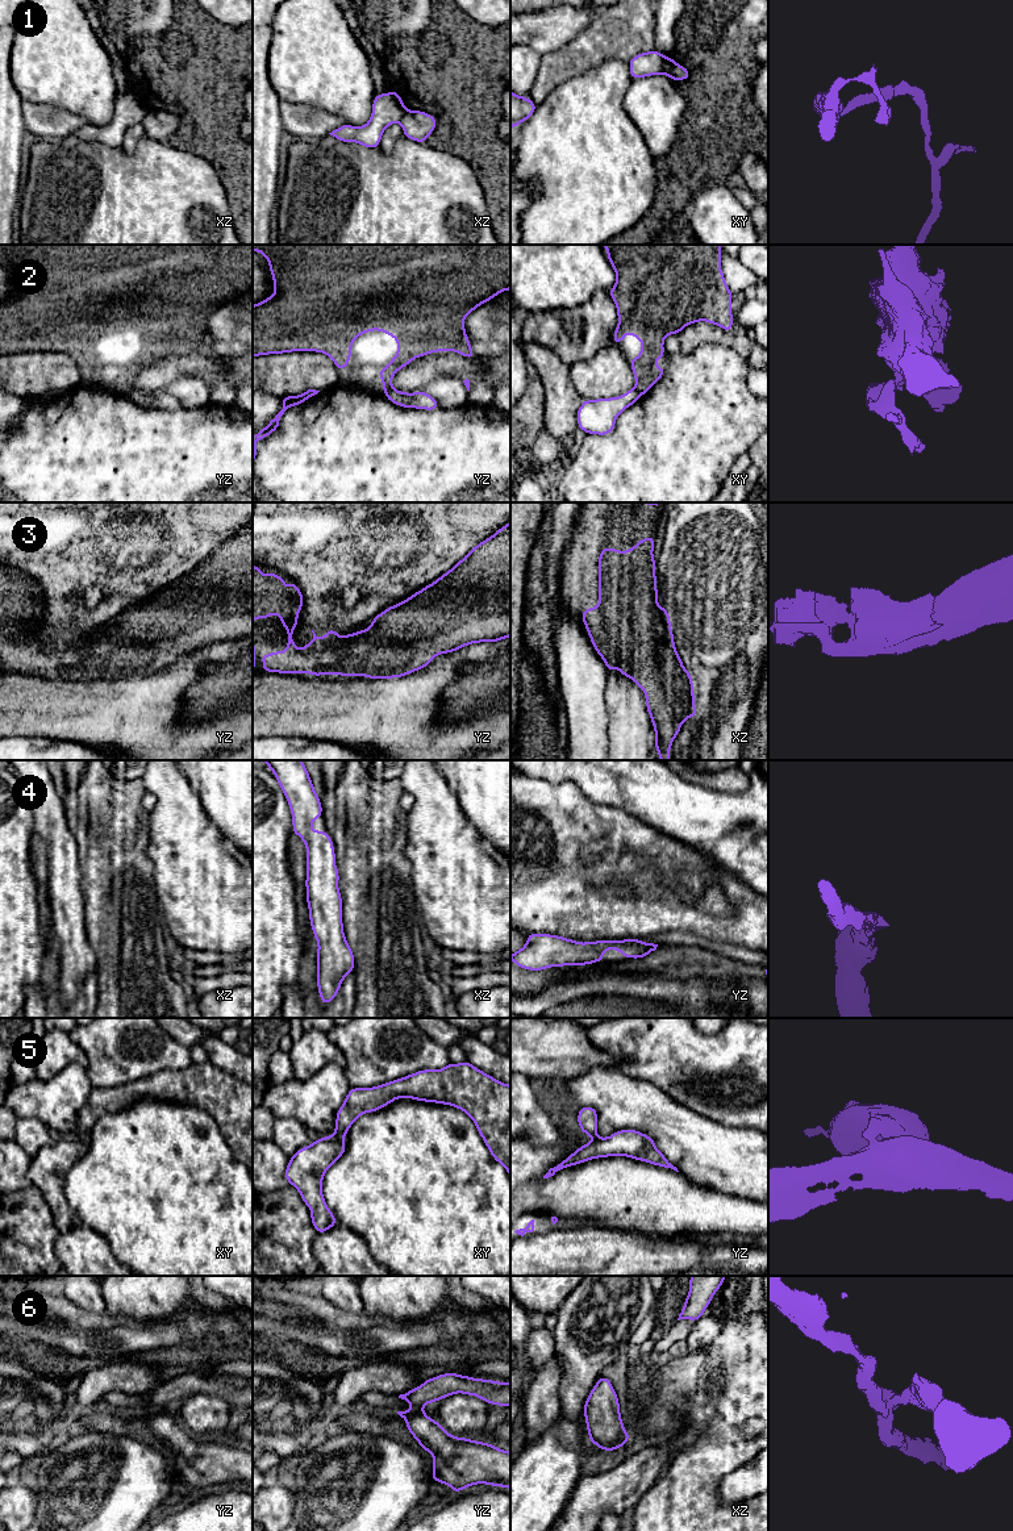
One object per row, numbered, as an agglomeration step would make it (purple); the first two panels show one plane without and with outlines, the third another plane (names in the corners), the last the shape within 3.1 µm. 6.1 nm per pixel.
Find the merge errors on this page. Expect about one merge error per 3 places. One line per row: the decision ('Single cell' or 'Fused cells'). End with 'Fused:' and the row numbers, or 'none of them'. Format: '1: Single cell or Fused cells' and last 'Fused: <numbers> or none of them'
1: Fused cells
2: Fused cells
3: Single cell
4: Single cell
5: Fused cells
6: Fused cells
Fused: 1, 2, 5, 6

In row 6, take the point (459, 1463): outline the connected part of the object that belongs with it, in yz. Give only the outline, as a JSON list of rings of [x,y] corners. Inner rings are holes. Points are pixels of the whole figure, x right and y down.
[[[422,1409],[397,1414],[407,1421],[408,1431],[421,1448],[433,1455],[433,1481],[449,1485],[454,1493],[476,1484],[510,1489],[510,1452],[453,1436]]]

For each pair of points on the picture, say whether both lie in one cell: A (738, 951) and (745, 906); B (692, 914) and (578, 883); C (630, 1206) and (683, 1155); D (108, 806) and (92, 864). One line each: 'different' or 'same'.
A: different
B: same
C: different
D: same

